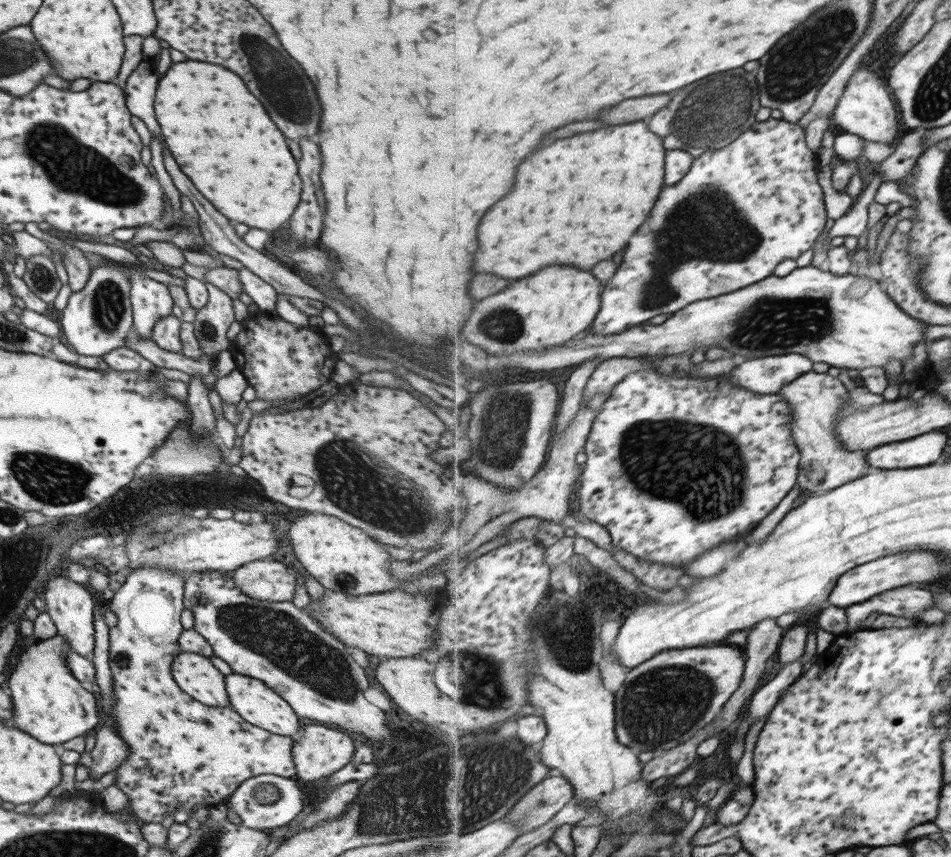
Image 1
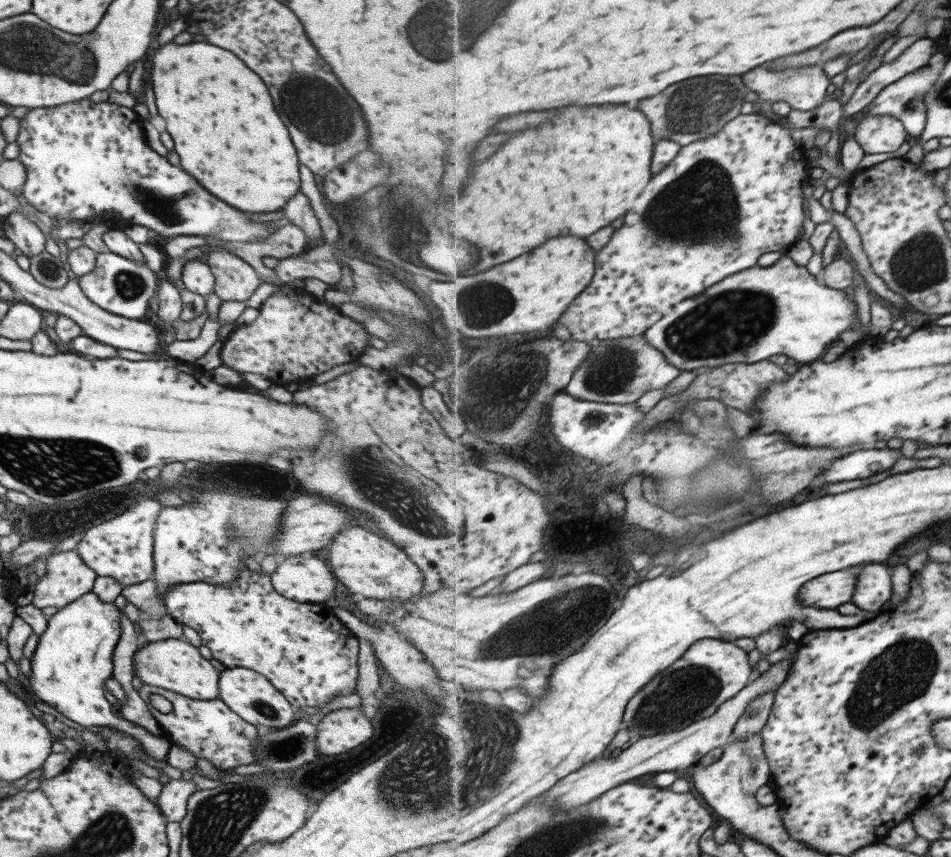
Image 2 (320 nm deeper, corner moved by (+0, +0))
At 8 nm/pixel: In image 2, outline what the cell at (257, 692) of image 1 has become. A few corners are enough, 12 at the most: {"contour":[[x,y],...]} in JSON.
{"contour":[[220,668],[219,700],[255,726],[293,723],[287,699],[248,668]]}

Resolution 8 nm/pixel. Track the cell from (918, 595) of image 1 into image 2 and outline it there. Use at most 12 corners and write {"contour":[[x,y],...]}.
{"contour":[[881,563],[861,569],[853,604],[881,612],[893,580]]}

